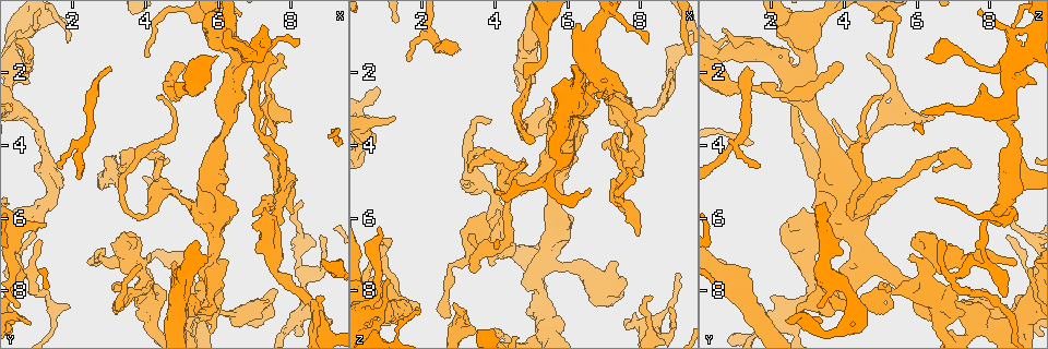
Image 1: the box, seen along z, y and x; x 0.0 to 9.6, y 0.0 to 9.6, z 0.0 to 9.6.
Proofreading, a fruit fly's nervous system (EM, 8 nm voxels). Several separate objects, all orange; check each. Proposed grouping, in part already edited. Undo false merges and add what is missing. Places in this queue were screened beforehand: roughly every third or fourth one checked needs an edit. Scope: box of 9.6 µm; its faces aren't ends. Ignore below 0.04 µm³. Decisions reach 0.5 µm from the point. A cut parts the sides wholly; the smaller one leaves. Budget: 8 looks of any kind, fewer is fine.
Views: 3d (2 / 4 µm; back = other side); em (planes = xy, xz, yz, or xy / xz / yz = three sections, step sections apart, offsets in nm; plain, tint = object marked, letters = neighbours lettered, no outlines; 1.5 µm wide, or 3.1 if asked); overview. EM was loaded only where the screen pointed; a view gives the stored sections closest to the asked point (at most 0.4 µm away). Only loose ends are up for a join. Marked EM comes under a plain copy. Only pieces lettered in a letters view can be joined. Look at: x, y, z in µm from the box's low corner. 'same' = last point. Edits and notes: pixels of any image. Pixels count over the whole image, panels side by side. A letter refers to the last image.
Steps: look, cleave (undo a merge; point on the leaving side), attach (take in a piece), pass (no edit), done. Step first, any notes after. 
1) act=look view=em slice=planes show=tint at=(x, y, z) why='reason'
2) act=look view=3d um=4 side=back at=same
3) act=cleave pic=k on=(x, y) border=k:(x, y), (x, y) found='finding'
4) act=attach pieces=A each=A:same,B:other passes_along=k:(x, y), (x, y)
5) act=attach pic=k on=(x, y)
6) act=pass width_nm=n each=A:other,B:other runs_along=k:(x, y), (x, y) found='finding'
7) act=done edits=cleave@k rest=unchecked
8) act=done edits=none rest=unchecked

act=look view=em slice=xz step=4 show=letters at=(5.00, 1.75, 3.95)

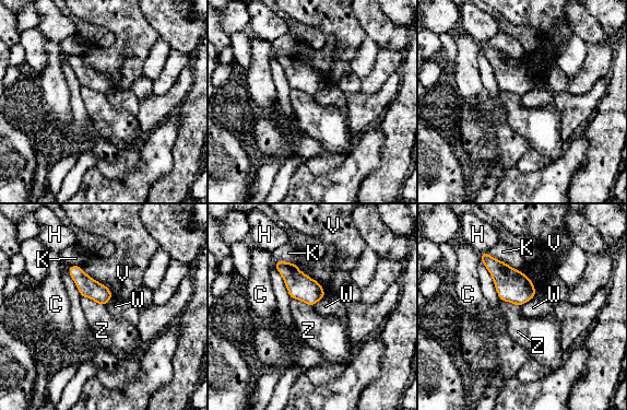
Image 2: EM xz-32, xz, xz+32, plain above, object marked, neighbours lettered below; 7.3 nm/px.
act=pass width_nm=150 longest_contact=V:340nm each=C:other,H:other,K:other,V:other,W:other,Z:other found='none of them fits'

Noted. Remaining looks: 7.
act=look view=3d um=2 at=(1.20, 6.60, 6.75) why='an open end'

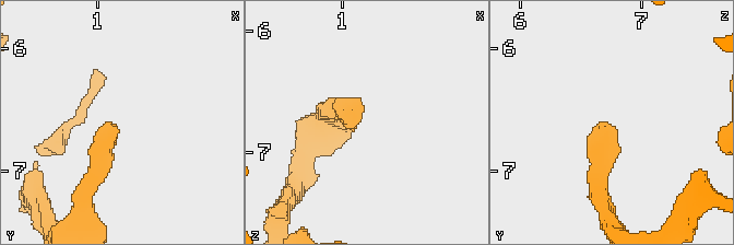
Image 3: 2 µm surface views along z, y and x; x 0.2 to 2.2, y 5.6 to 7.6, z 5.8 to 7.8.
act=look view=em slice=planes show=letters at=(1.12, 6.58, 6.68) why='need the tissue'

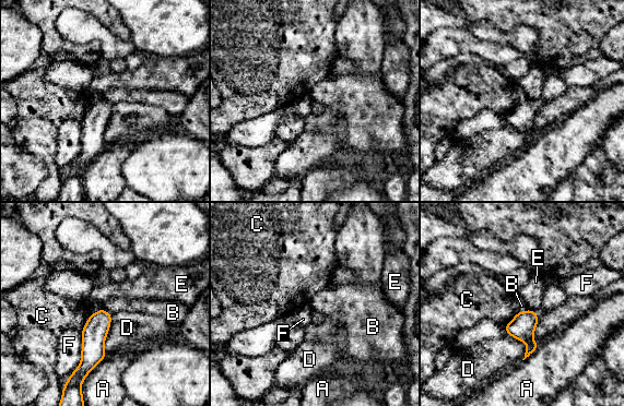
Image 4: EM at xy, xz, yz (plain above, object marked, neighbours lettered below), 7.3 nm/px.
act=pass each=A:other,B:other,C:other,D:other,E:other,F:other found='none of them fits'

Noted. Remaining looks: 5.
act=look view=em slice=xy step=4 show=tint at=(3.35, 4.75, 6.45) why='an open end'

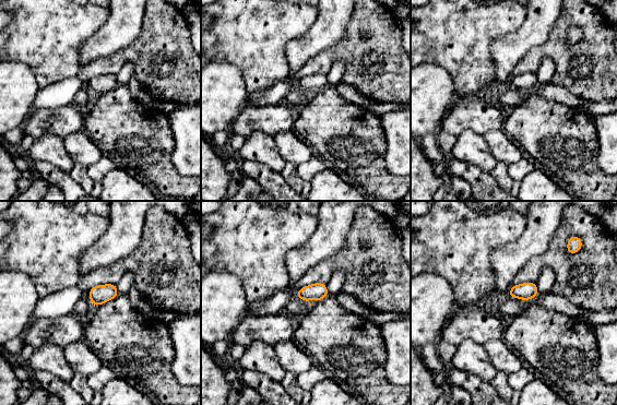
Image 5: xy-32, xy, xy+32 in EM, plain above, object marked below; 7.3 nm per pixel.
act=look view=em slice=planes show=letters at=same why='cut it another way'

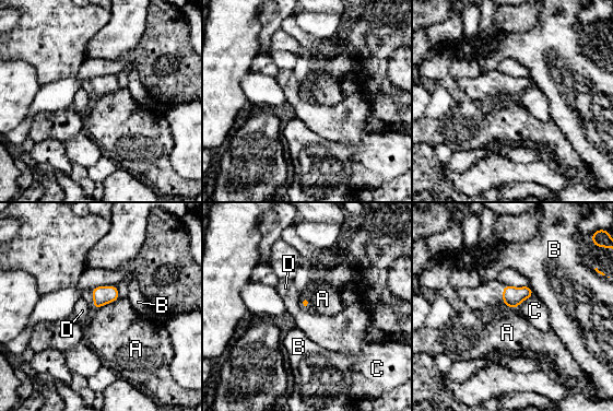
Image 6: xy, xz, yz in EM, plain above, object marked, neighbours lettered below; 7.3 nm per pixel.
act=pass each=A:other,B:other,C:other,D:other border=6:(119, 297), (93, 308) found='no lettered piece goes on from it'

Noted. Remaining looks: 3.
act=done edits=none rest=unchecked

